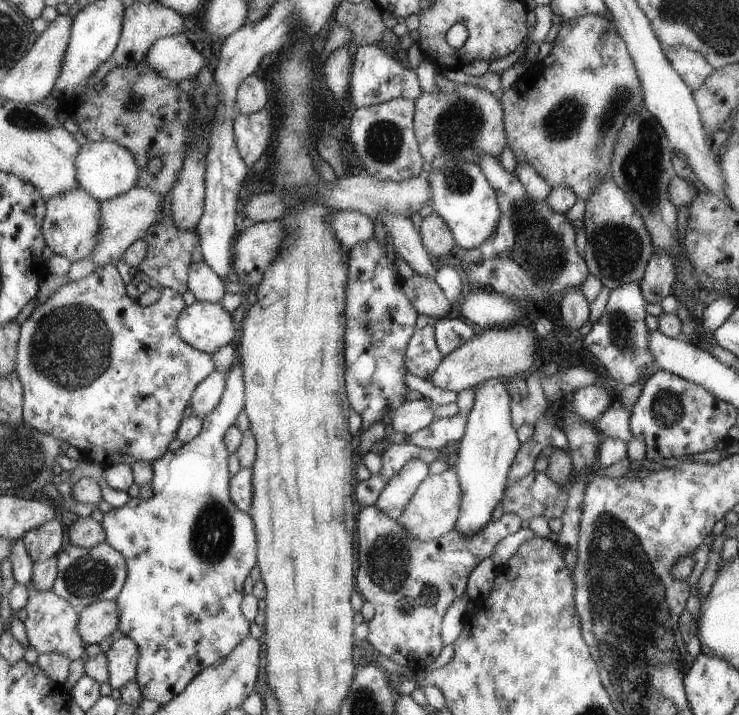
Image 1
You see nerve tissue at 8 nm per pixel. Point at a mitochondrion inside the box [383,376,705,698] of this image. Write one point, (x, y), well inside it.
(612, 546)

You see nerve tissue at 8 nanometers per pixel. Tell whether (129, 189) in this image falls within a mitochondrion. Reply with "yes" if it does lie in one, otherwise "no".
no

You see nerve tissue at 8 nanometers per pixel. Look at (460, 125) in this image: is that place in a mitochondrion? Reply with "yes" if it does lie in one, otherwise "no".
yes

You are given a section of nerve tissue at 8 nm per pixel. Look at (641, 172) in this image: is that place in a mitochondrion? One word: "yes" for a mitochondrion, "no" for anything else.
yes

